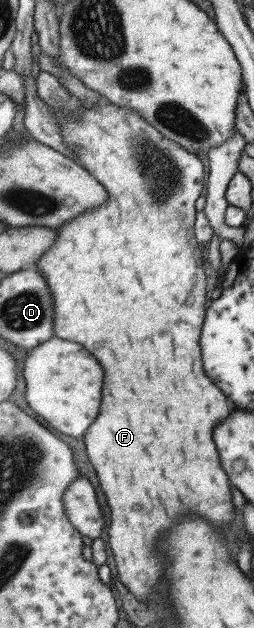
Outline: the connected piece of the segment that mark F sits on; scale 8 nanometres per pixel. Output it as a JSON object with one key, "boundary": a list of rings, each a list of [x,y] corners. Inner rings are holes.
{"boundary":[[[40,70],[36,80],[36,95],[43,101],[48,111],[58,119],[60,124],[59,134],[62,142],[70,152],[76,154],[80,166],[83,167],[97,182],[103,186],[106,192],[106,199],[101,206],[93,207],[93,210],[77,214],[77,218],[69,220],[55,232],[55,242],[43,254],[39,255],[37,261],[37,272],[45,279],[46,285],[50,290],[53,318],[52,331],[56,338],[69,340],[76,344],[81,344],[86,352],[93,354],[93,358],[101,364],[103,368],[103,386],[101,386],[101,408],[93,424],[85,429],[82,438],[85,442],[85,452],[87,458],[95,470],[99,490],[105,496],[107,504],[107,546],[113,554],[115,560],[115,570],[117,578],[129,592],[131,592],[141,602],[149,602],[151,594],[157,590],[157,583],[162,582],[162,564],[164,563],[164,554],[162,550],[156,548],[156,542],[167,534],[167,530],[173,526],[177,516],[185,512],[195,512],[203,516],[205,520],[211,520],[213,526],[226,524],[233,520],[233,506],[231,506],[230,483],[227,482],[215,444],[211,440],[211,428],[219,421],[222,421],[231,410],[229,400],[223,394],[223,391],[203,374],[203,365],[201,364],[201,352],[199,352],[199,332],[203,324],[205,314],[205,270],[203,267],[203,256],[200,247],[195,241],[193,235],[193,226],[196,216],[195,199],[201,194],[203,186],[203,164],[199,158],[191,151],[186,151],[176,142],[165,138],[164,134],[158,133],[139,113],[111,104],[105,100],[98,102],[91,108],[78,106],[77,100],[63,87],[57,78],[50,73]],[[69,100],[74,101],[72,108],[79,107],[80,113],[77,120],[64,119],[61,116],[62,110],[67,108]]]}

